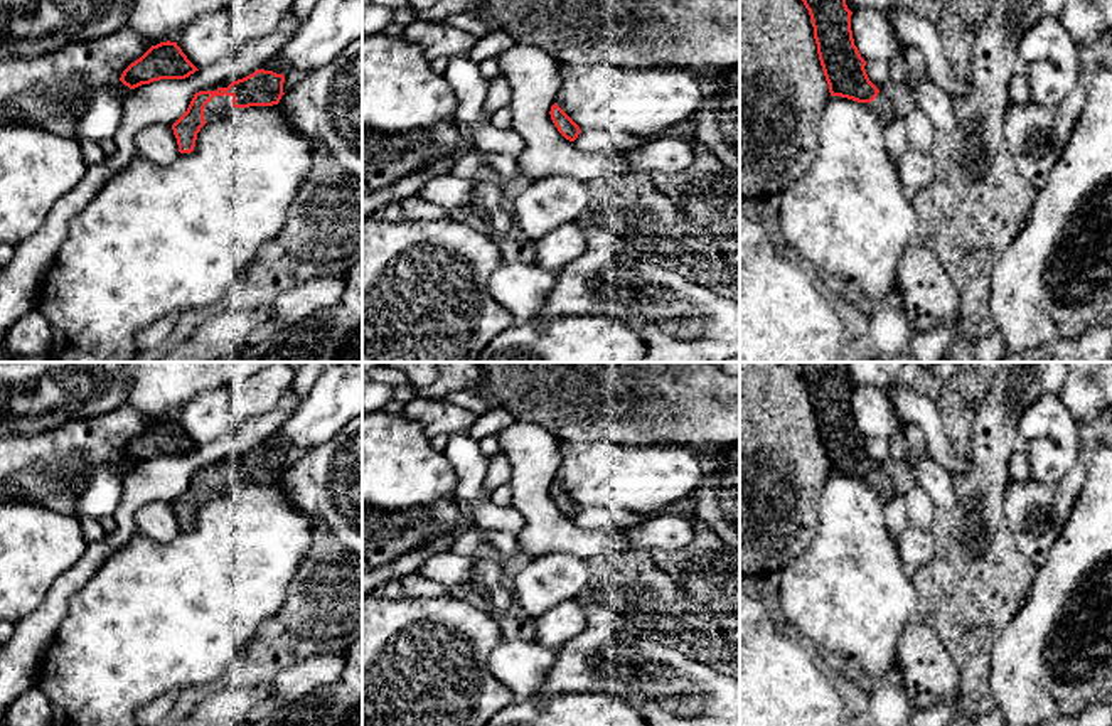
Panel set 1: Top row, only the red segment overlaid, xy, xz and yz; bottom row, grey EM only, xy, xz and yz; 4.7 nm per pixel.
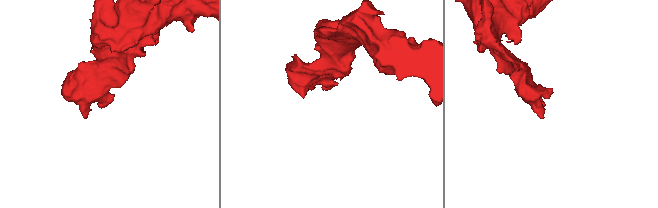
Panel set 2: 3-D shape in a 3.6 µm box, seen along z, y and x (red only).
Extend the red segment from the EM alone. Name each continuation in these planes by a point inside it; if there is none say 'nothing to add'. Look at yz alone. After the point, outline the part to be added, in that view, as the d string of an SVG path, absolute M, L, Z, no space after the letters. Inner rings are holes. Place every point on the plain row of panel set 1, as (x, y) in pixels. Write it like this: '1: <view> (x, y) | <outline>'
1: yz (883, 487) | M876 473L871 478L871 483L873 483L873 487L883 504L886 504L890 499L895 497L895 490L893 490L891 482L888 478L885 478L881 473Z

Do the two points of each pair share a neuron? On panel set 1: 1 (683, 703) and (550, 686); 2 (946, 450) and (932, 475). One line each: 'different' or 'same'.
1: same
2: different

